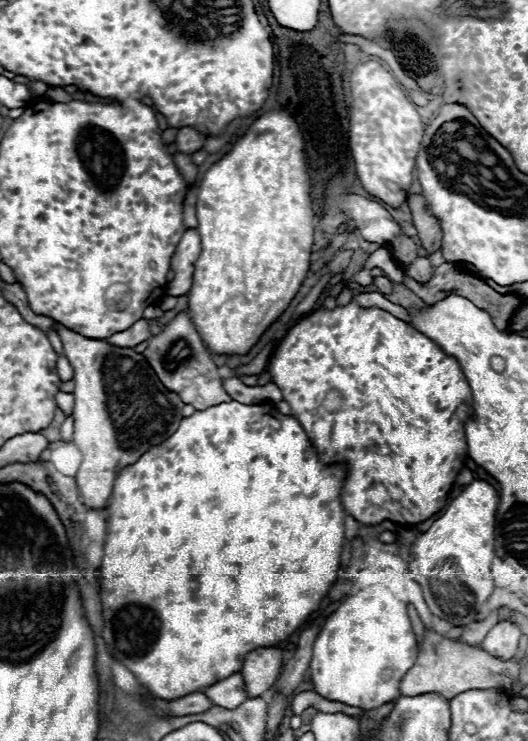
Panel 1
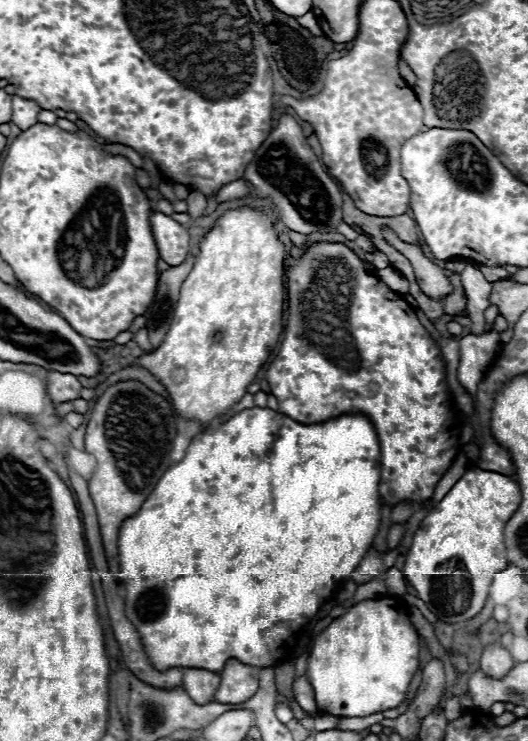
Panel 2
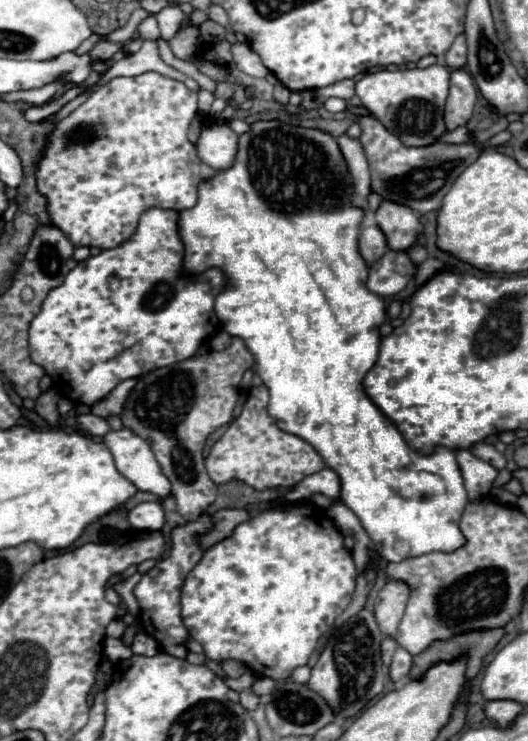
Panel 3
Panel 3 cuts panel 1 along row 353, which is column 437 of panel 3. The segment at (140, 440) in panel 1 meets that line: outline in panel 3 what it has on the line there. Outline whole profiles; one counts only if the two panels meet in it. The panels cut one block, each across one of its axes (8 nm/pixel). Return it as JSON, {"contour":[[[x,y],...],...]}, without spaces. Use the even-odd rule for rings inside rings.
{"contour":[[[440,64],[394,72],[380,70],[366,74],[356,82],[356,96],[362,106],[366,106],[388,128],[388,132],[398,136],[406,146],[428,146],[446,132],[442,112],[448,96],[448,82],[450,70]]]}

